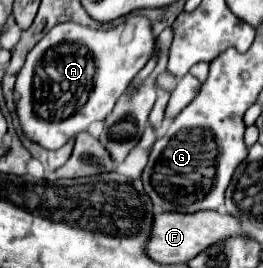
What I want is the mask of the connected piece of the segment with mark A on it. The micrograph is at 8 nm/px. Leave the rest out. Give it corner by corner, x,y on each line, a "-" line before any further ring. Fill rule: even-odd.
129,16
115,28
87,28
73,22
63,22
51,28
37,46
27,54
25,66
17,76
17,114
23,132
37,144
49,150
61,148
69,138
87,130
89,124
105,120
113,110
117,98
127,90
139,70
151,60
155,48
153,26
145,16

